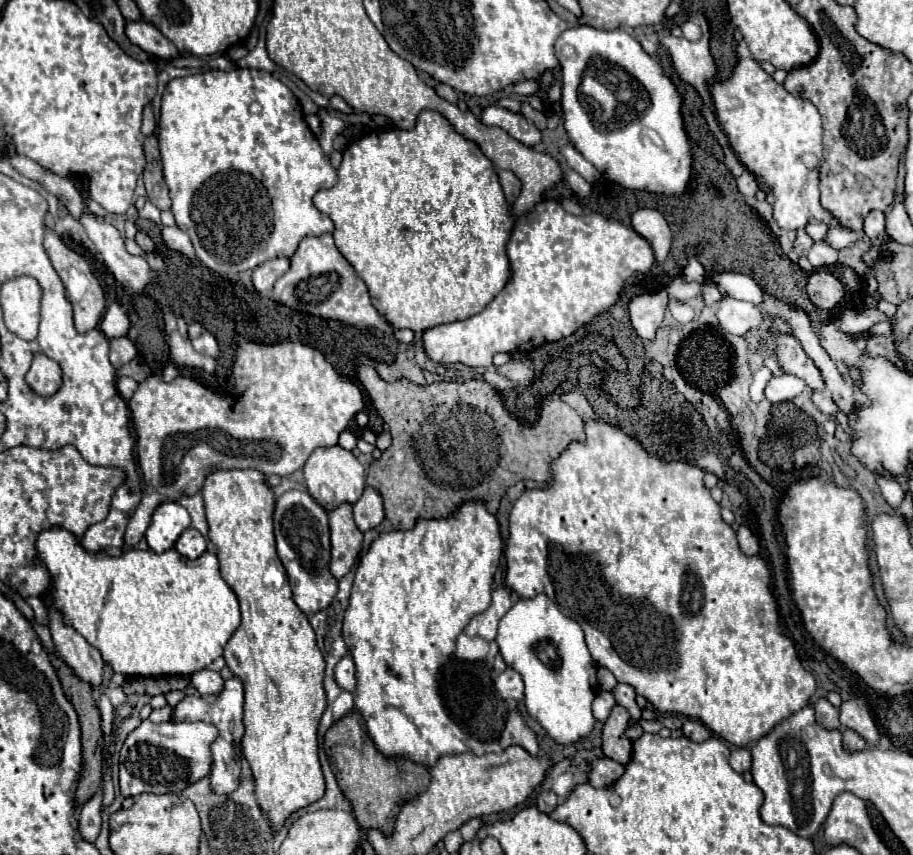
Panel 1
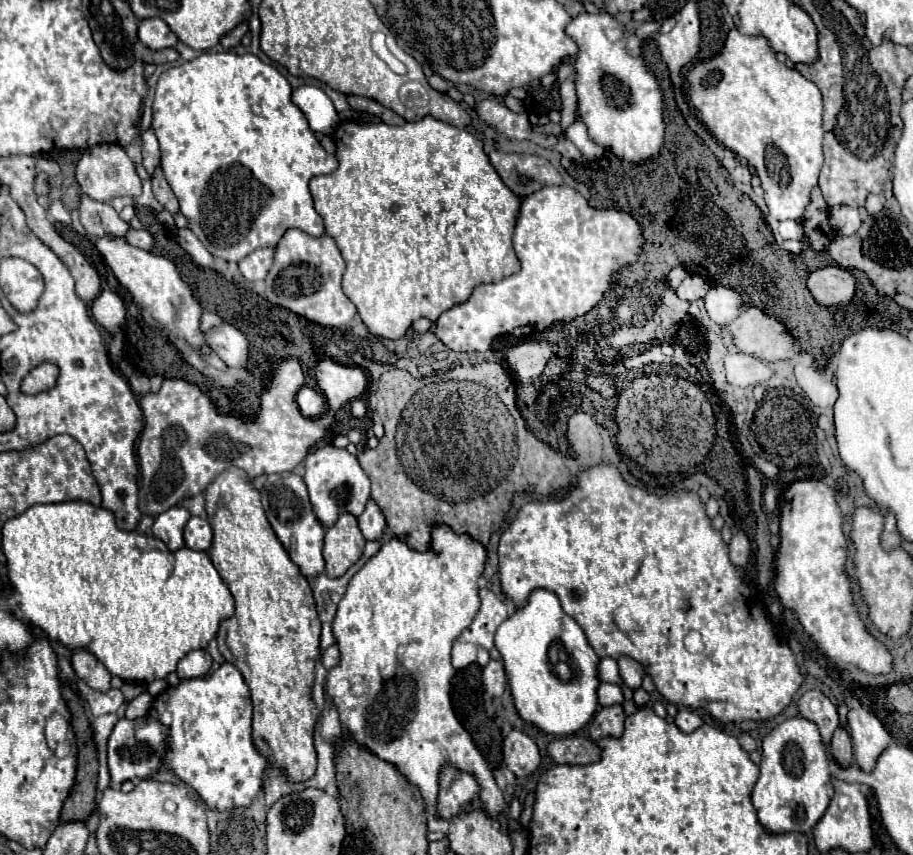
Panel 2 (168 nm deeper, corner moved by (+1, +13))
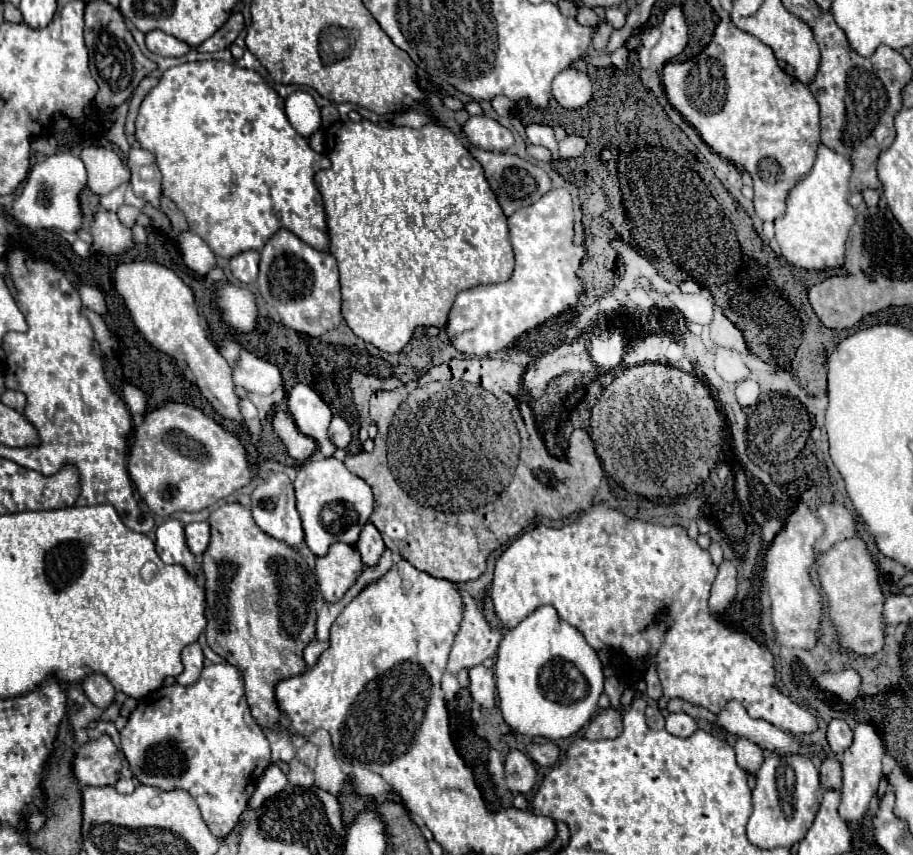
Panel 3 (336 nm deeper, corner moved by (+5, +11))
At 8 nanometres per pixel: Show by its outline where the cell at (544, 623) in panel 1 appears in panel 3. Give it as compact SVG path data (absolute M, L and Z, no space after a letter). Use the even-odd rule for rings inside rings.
M541 605L529 617L525 617L517 627L509 629L497 649L497 663L495 663L495 681L499 691L499 703L503 719L509 727L517 733L529 737L547 737L556 741L563 737L571 737L581 727L585 727L595 709L597 699L603 693L603 673L601 673L601 659L591 645L587 645L583 633L573 625L567 625L551 605ZM553 659L569 661L573 665L589 665L589 691L587 697L579 701L559 703L549 701L541 687L539 687L539 673L541 667Z

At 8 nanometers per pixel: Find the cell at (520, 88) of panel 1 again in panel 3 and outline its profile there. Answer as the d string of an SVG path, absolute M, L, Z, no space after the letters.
M565 69L553 79L553 97L561 107L583 107L593 93L593 83L587 73Z

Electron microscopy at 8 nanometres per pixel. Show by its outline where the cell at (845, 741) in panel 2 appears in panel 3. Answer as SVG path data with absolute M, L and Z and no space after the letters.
M827 755L819 769L821 785L827 789L841 789L843 777L841 777L841 761L835 755Z

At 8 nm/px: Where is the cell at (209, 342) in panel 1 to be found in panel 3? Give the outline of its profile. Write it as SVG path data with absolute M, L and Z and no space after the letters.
M241 349L239 359L231 369L231 375L235 385L259 395L269 395L281 385L279 369L267 361L261 361L247 349Z

